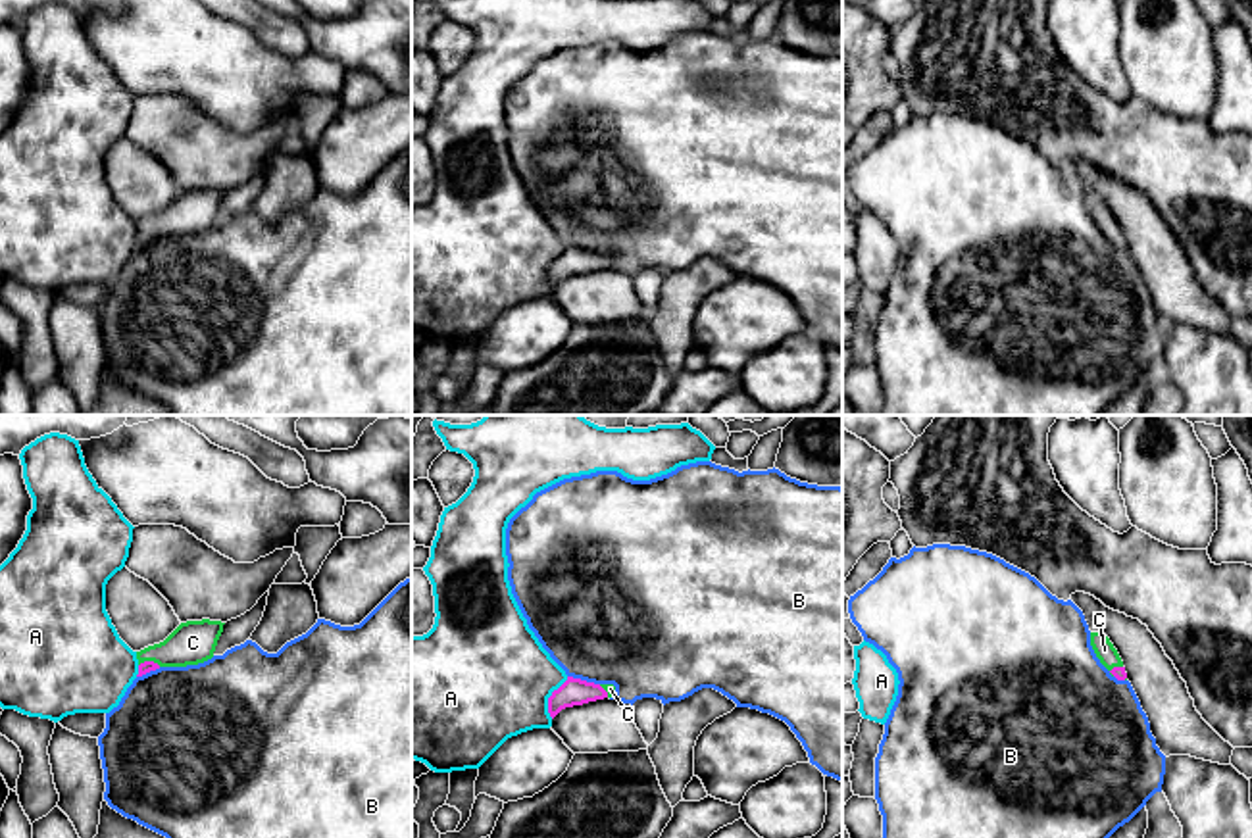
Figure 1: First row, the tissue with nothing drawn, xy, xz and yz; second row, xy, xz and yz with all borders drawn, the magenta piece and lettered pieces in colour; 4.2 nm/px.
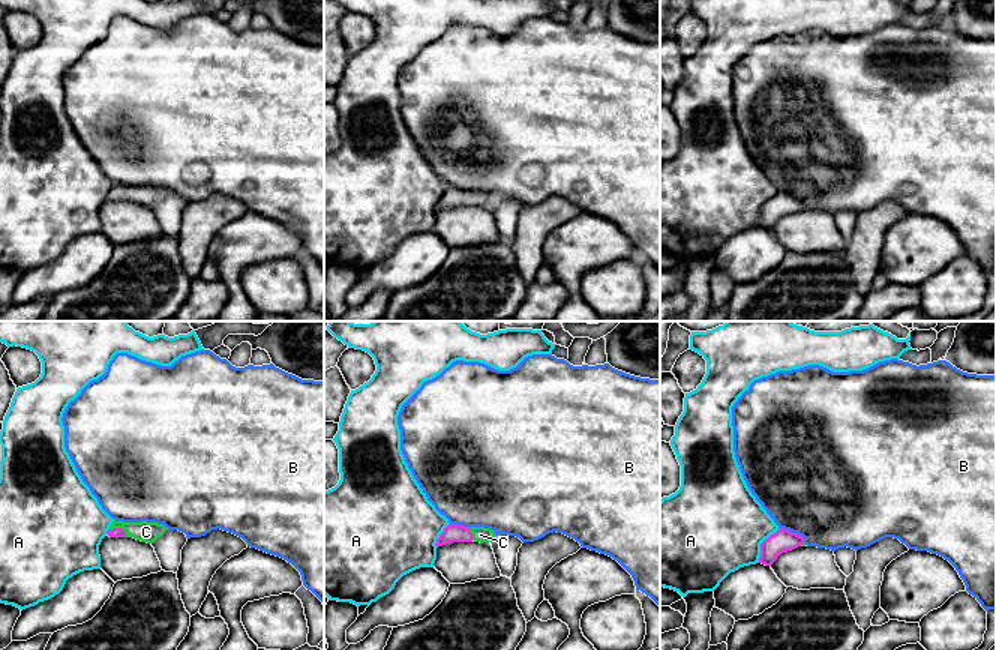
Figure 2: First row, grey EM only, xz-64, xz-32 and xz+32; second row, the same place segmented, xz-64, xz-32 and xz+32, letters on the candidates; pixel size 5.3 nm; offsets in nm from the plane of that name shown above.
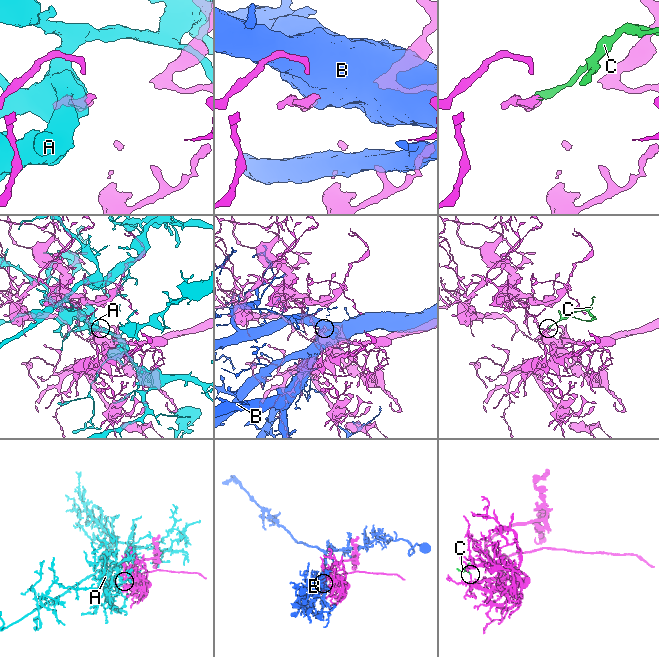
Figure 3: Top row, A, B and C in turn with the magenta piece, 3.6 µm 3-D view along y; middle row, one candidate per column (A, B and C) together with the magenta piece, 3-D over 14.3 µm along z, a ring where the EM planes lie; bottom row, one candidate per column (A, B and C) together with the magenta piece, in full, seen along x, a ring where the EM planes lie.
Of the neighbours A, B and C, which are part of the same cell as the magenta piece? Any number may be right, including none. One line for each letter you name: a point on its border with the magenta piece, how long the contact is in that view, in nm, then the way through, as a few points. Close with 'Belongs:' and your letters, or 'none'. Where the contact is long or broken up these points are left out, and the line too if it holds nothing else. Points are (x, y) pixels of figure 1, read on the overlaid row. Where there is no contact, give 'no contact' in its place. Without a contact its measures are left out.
C: xy (150, 662) | 100 nm | across xy (145, 667), (150, 662), (193, 642)
Belongs: C

